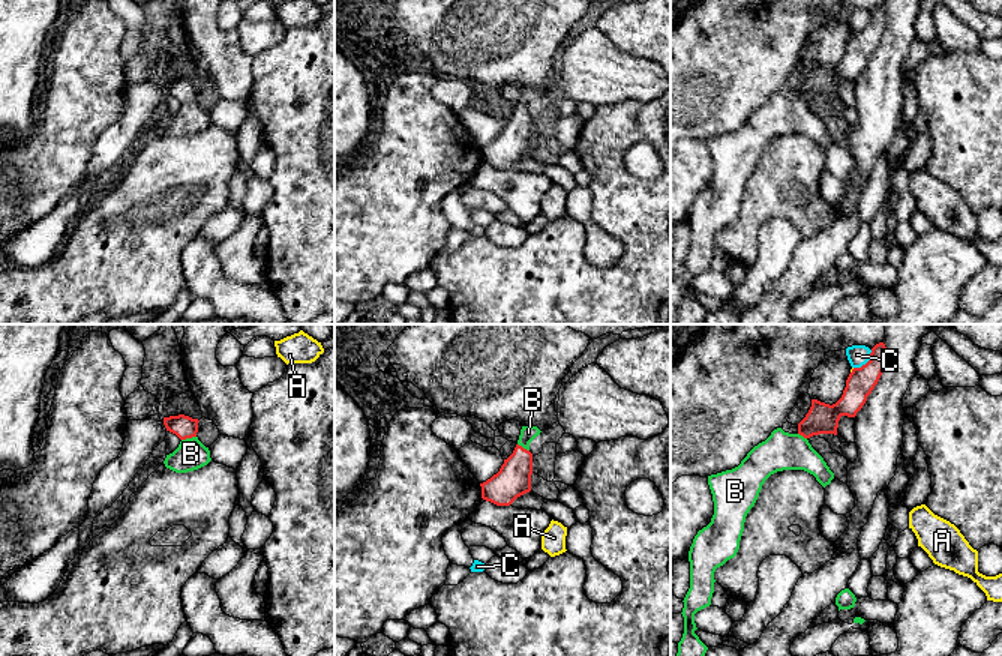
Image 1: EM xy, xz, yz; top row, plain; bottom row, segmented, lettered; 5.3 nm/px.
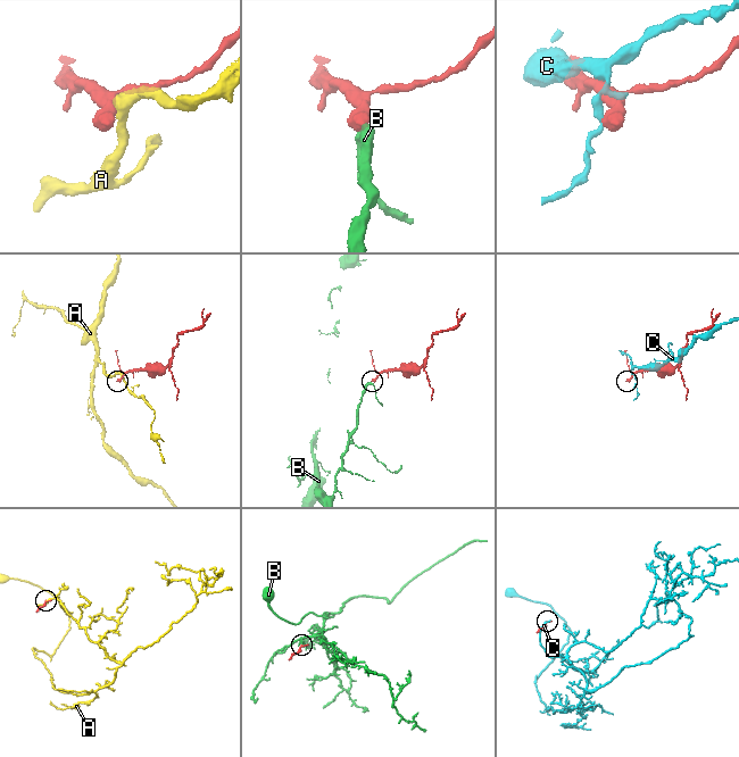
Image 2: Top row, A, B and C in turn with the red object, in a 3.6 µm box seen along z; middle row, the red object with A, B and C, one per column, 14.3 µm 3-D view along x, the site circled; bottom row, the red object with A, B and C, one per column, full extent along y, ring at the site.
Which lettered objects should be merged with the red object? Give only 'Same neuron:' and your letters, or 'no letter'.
Same neuron: B

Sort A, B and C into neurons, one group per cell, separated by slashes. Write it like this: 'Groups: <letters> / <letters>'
Groups: A / B / C

